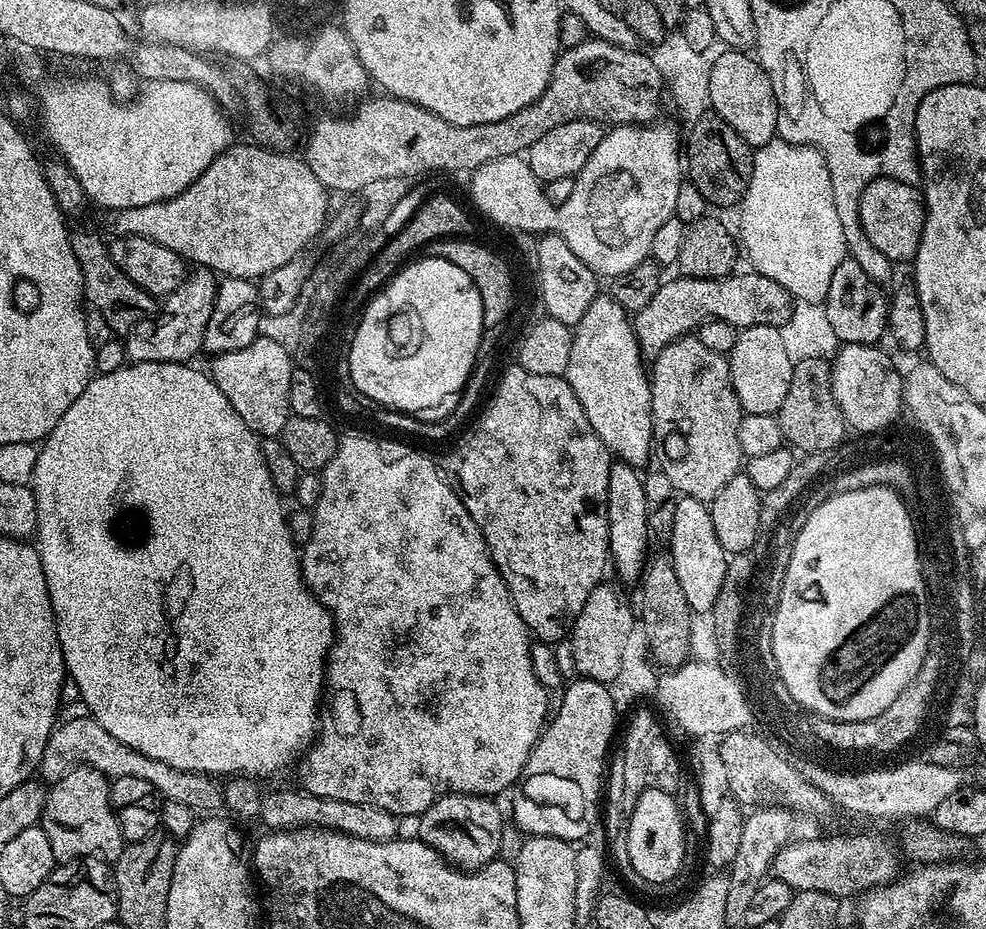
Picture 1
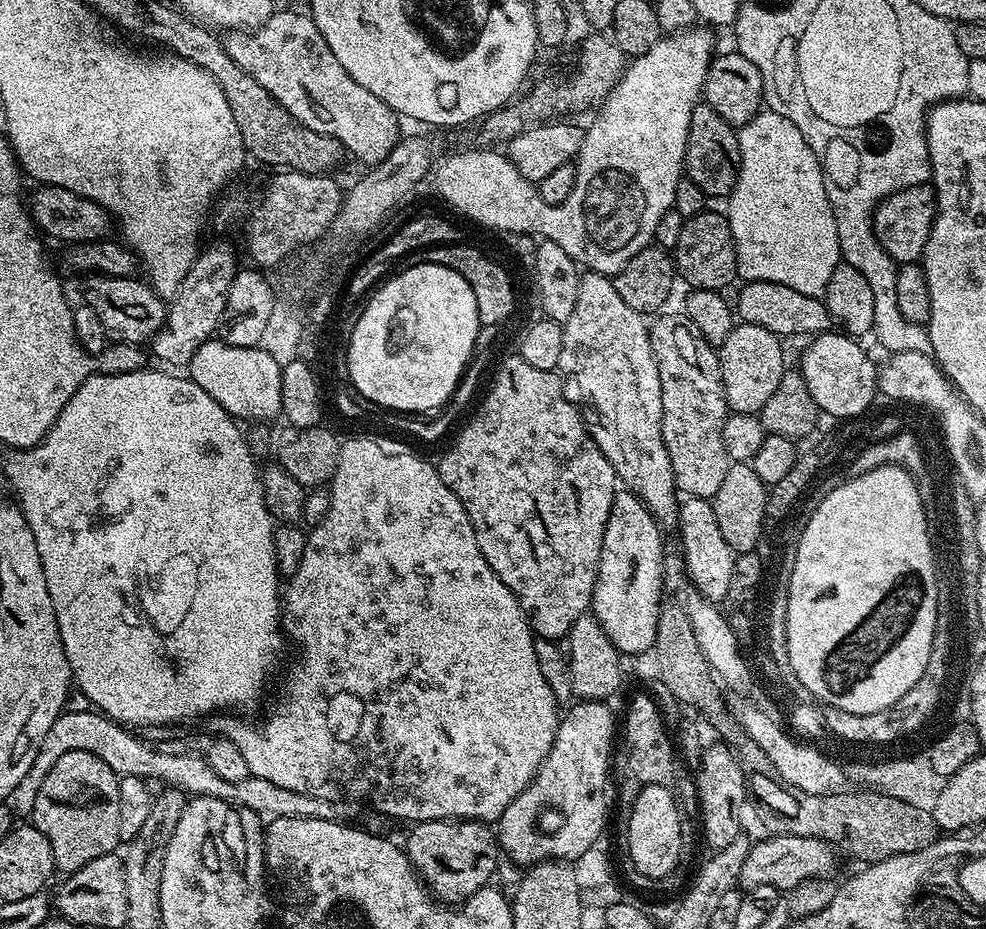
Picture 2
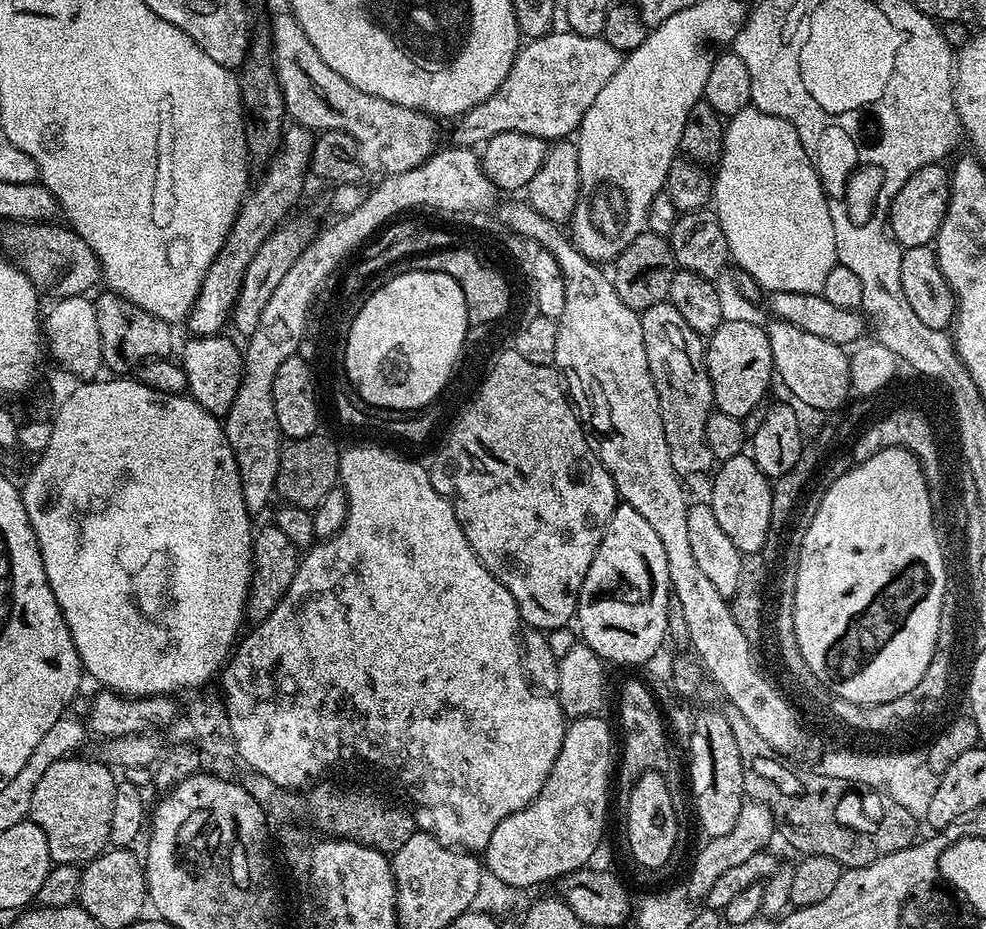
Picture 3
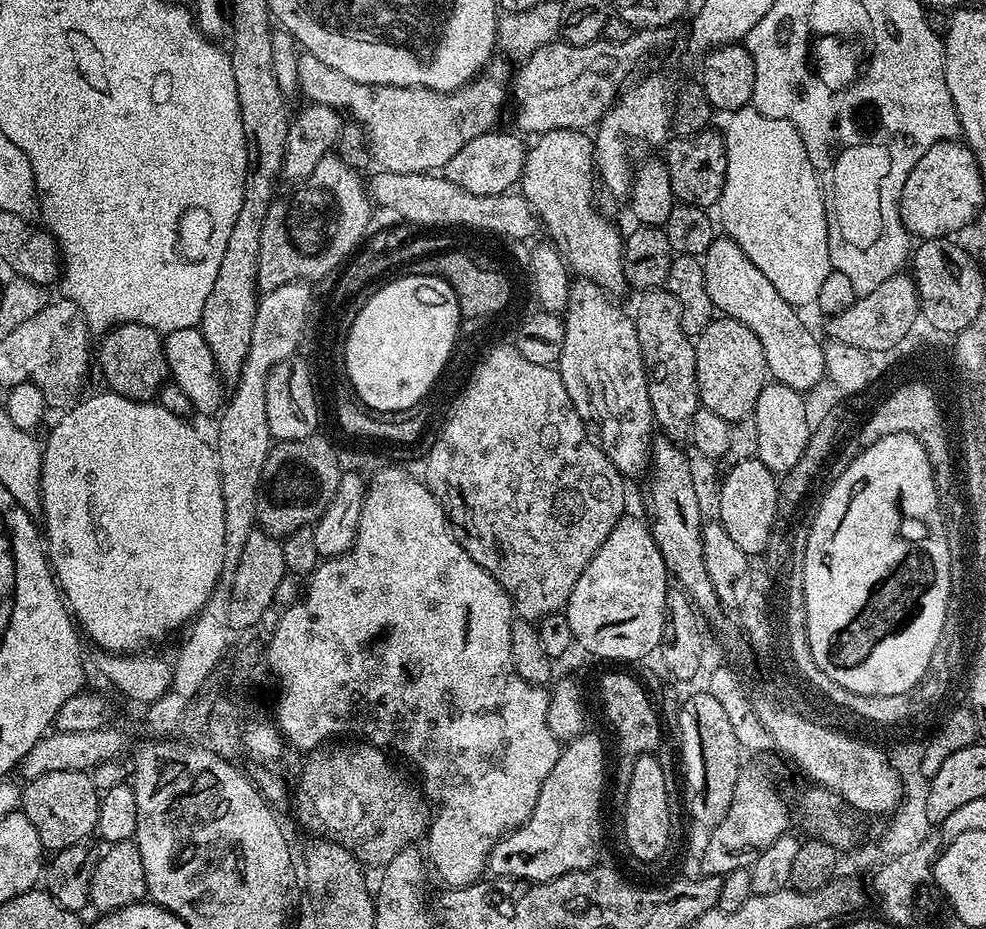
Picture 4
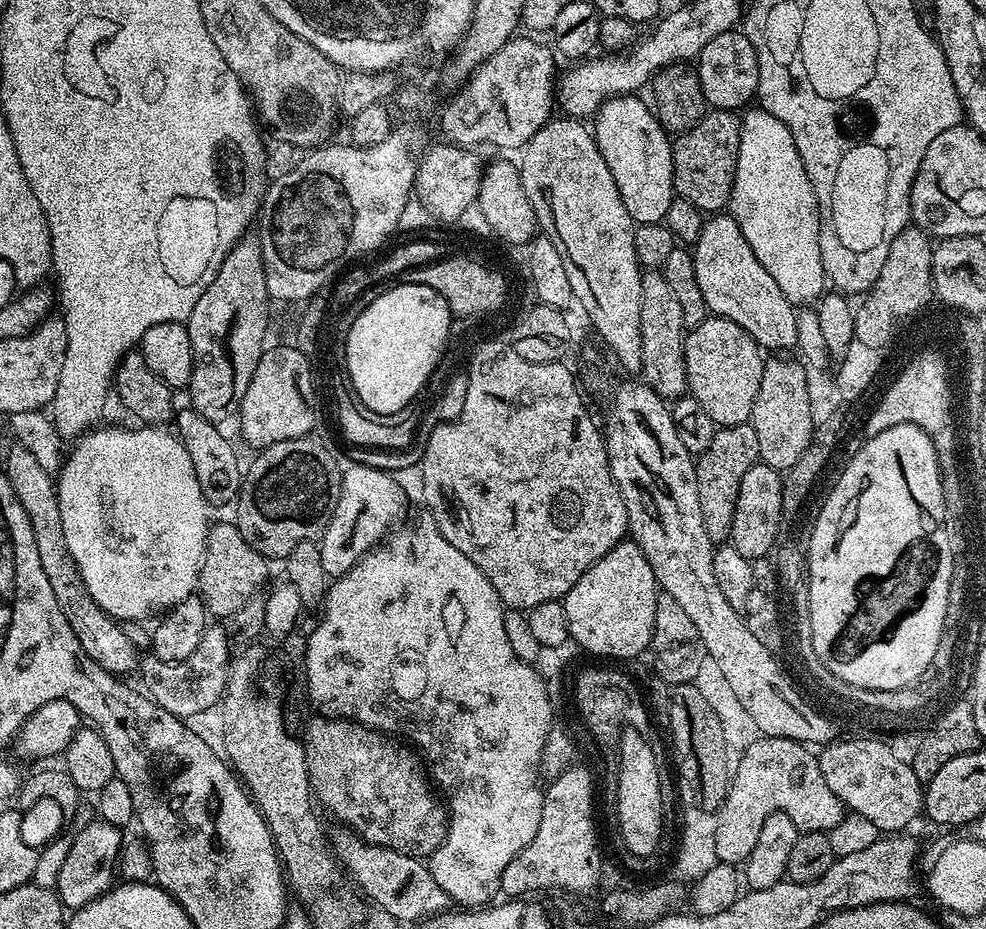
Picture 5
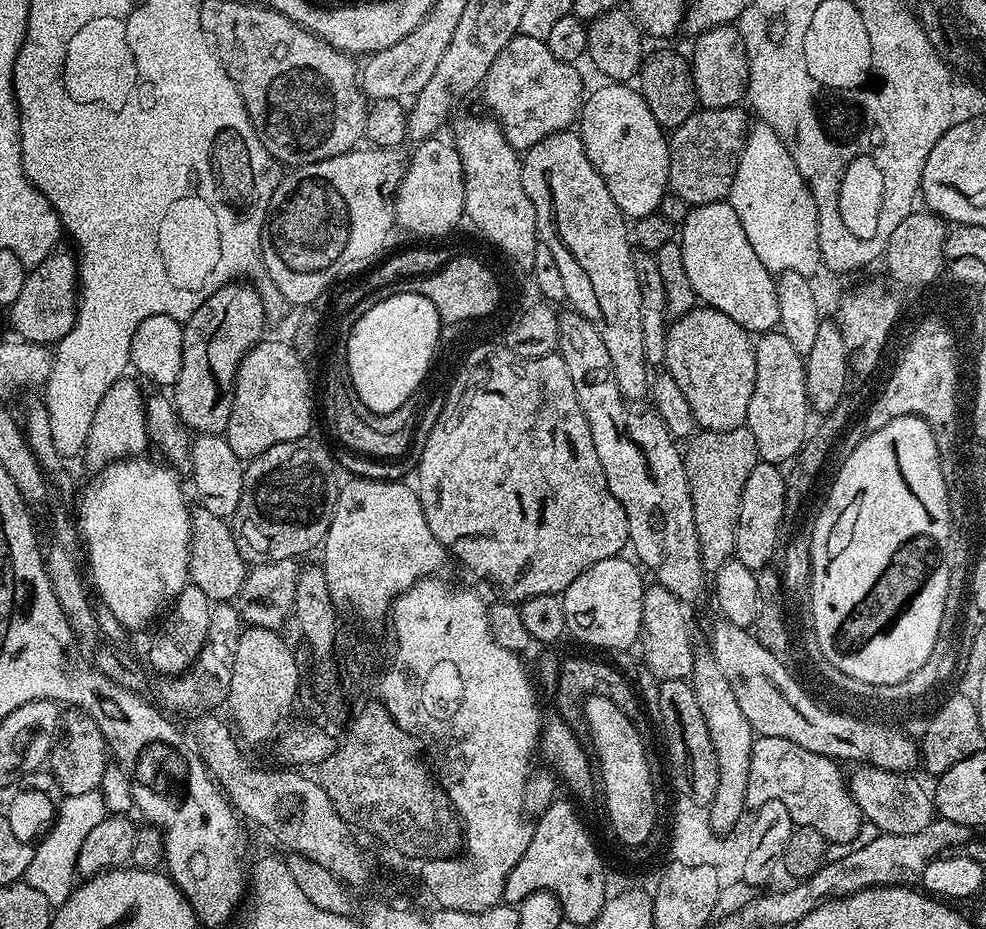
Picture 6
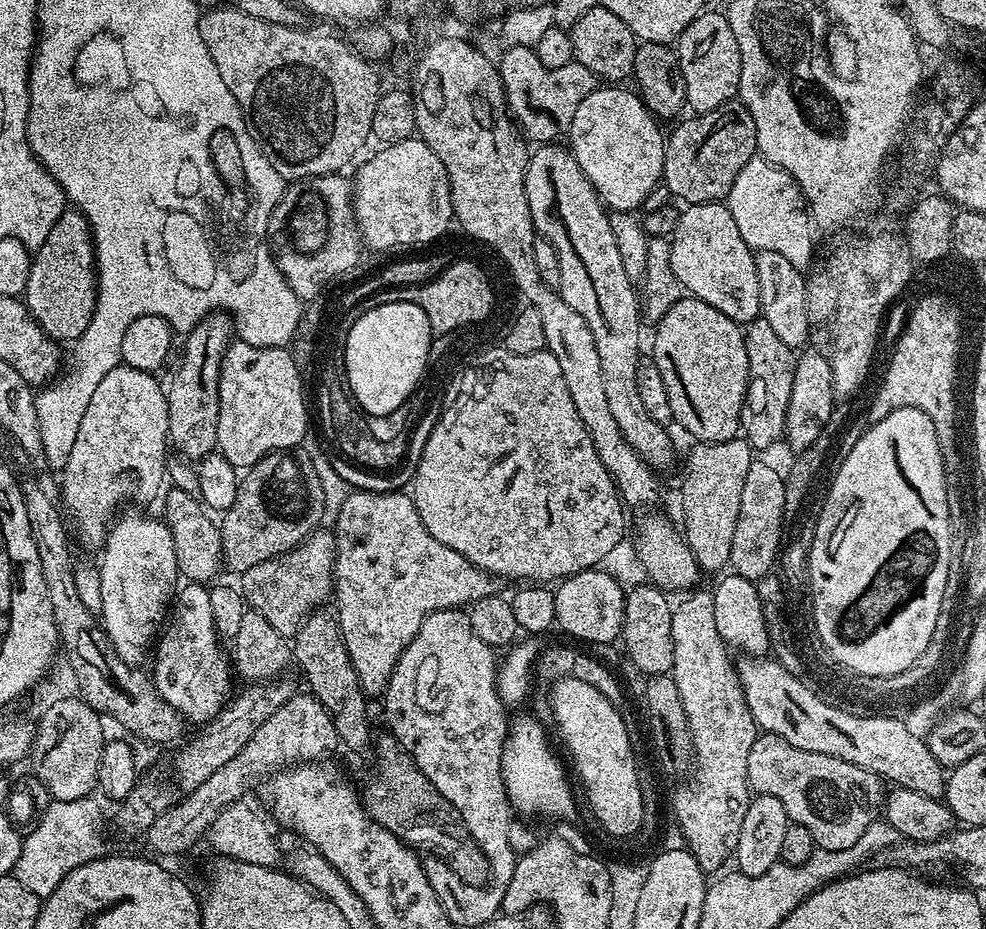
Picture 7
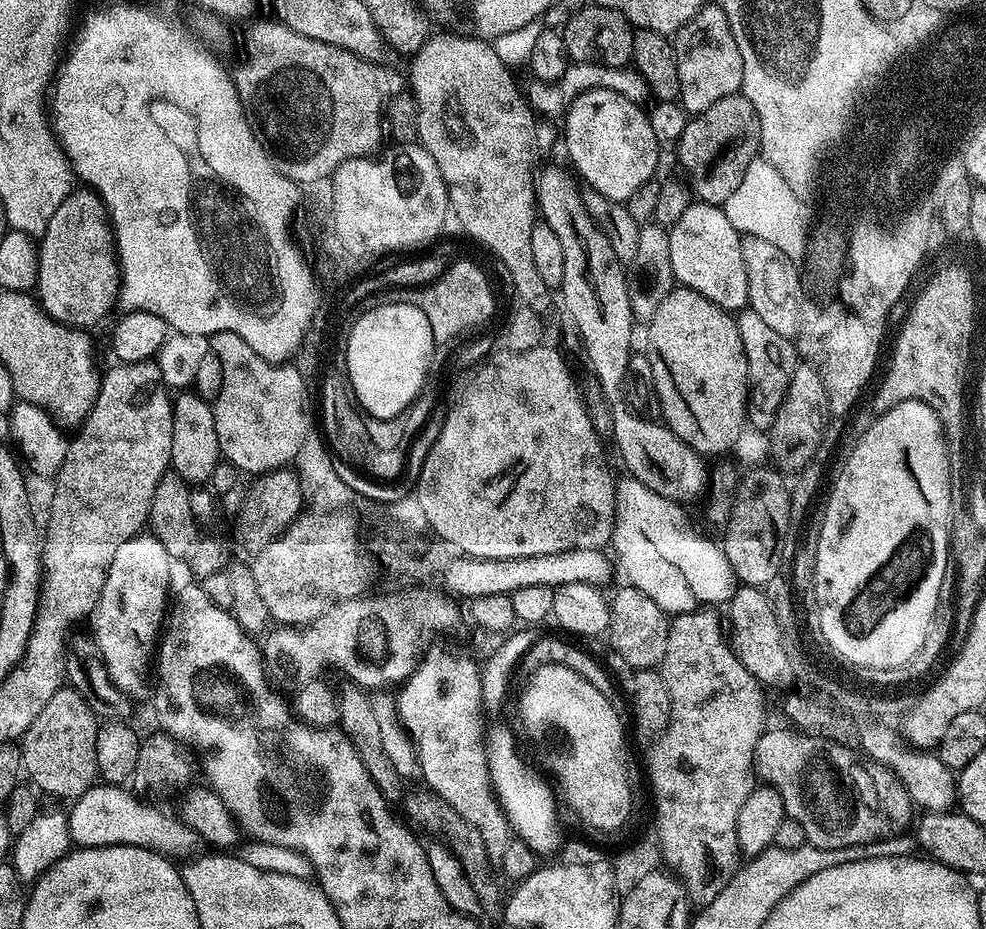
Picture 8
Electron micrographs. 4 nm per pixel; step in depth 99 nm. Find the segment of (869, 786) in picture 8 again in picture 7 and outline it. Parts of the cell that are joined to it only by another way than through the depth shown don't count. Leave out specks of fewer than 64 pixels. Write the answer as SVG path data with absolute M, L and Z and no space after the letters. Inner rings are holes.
M765 732L757 735L754 746L750 746L750 758L746 762L748 787L755 795L773 796L786 806L789 821L806 826L814 838L817 848L826 850L846 850L862 838L866 826L874 819L872 800L860 788L852 788L852 775L857 775L858 769L842 758L834 758L830 754L818 754L810 750L798 750L798 746L790 746L786 738L778 738Z

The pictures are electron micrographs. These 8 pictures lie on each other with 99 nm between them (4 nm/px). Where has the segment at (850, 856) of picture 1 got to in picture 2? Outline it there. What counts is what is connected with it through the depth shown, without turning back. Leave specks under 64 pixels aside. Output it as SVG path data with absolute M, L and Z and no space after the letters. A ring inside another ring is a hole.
M765 835L765 840L760 840L749 847L746 862L742 862L740 879L741 889L747 890L754 886L774 886L781 893L791 892L798 882L806 882L810 878L819 876L831 877L836 868L837 849L826 841L818 838L796 837L784 835Z

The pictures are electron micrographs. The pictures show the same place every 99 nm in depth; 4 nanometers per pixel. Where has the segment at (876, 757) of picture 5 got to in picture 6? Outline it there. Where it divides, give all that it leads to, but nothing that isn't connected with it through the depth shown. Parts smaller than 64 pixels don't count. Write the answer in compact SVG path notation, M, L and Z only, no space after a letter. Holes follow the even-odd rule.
M865 763L857 768L860 769L850 776L850 791L867 823L878 826L884 834L918 834L918 830L930 826L934 819L934 800L919 779L905 781L900 776L887 774L884 768Z

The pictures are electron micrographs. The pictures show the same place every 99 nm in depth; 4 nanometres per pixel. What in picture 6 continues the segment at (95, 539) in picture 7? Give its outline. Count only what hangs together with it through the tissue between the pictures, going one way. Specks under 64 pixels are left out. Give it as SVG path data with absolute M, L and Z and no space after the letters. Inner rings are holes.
M121 378L114 381L110 390L106 390L102 402L98 402L98 410L94 414L94 422L90 426L90 434L87 442L84 443L82 453L82 460L85 460L94 470L107 468L117 460L139 457L143 453L140 451L146 446L149 447L150 441L147 434L146 414L144 413L146 396L145 393L140 393L140 388L134 381L128 379Z

